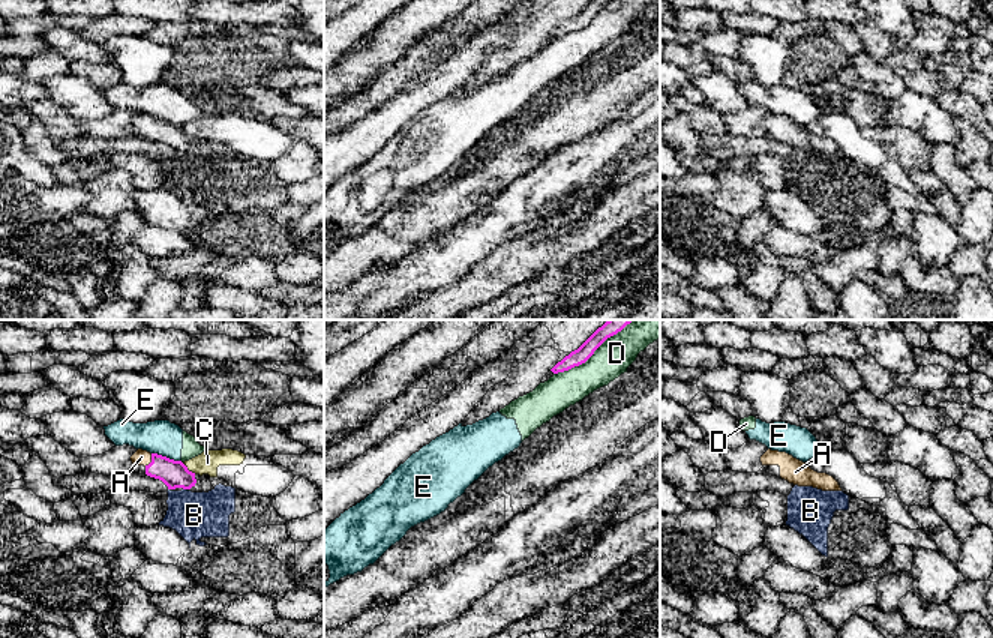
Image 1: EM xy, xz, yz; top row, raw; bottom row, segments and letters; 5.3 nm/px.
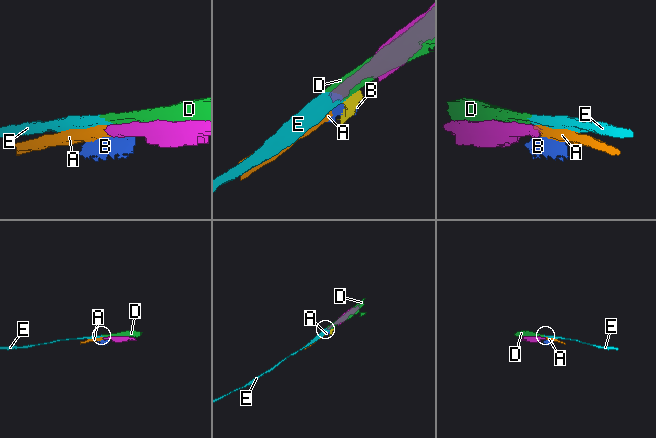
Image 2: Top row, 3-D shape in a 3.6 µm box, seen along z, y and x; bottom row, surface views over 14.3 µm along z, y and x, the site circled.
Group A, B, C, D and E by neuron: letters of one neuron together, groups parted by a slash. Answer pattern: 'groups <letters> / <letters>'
groups A / B / C / D E

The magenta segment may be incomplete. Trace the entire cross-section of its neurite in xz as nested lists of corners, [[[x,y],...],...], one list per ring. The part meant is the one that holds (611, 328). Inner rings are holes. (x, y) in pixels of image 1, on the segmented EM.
[[[608,320],[578,350],[566,356],[550,371],[558,374],[585,363],[608,338],[621,332],[632,321],[633,320]]]

